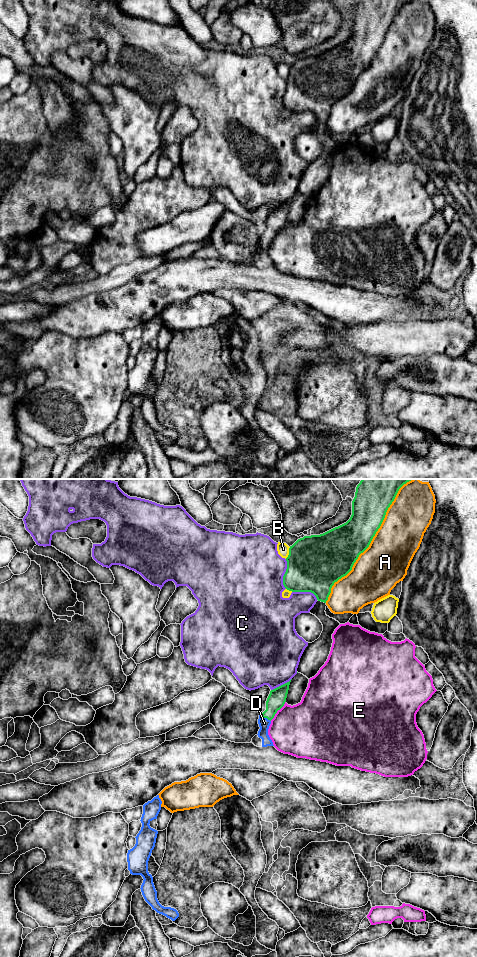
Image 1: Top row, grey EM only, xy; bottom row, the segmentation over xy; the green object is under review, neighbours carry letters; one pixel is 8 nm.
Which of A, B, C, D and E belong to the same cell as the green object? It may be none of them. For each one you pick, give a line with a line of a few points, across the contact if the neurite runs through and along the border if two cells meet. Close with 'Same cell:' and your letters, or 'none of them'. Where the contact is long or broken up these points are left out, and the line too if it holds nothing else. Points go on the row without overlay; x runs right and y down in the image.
D: line xy (277, 217), (270, 232), (265, 237), (264, 243)
Same cell: D

